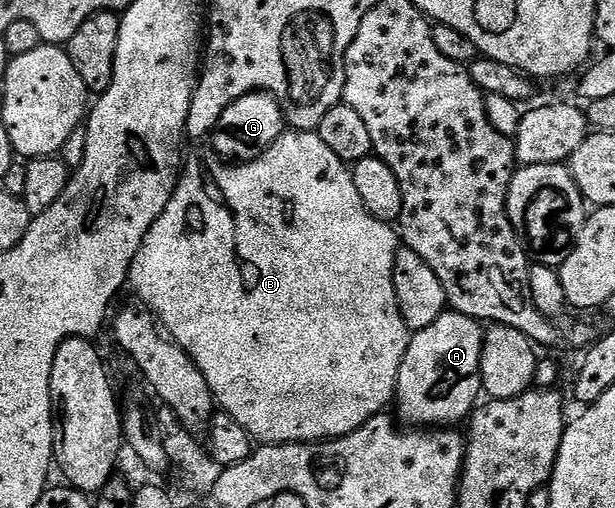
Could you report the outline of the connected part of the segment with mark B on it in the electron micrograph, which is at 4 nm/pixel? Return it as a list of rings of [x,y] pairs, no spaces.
[[[286,132],[282,134],[279,140],[275,140],[275,144],[271,144],[271,148],[267,148],[267,152],[263,152],[263,156],[259,156],[250,162],[226,164],[224,161],[210,156],[206,162],[193,162],[186,170],[184,167],[183,177],[178,181],[177,190],[174,194],[169,195],[167,208],[163,208],[159,220],[155,220],[155,224],[151,224],[151,228],[145,233],[143,244],[137,250],[137,255],[131,259],[127,286],[128,289],[133,289],[135,297],[142,298],[146,302],[144,305],[147,307],[148,313],[152,314],[154,319],[160,323],[164,333],[172,338],[174,344],[191,358],[199,368],[199,372],[203,372],[203,376],[209,379],[209,387],[213,393],[214,403],[224,413],[230,414],[235,420],[239,420],[239,424],[243,424],[243,428],[247,431],[250,438],[253,439],[254,443],[278,446],[284,442],[323,442],[335,438],[343,438],[346,434],[355,432],[360,426],[367,424],[367,420],[371,420],[376,414],[382,413],[386,409],[385,405],[388,402],[390,405],[394,401],[397,393],[399,368],[403,364],[403,356],[407,352],[411,337],[411,331],[405,325],[403,316],[399,312],[399,304],[395,296],[395,284],[393,283],[393,269],[395,268],[395,256],[398,249],[398,231],[390,223],[380,222],[378,218],[372,218],[369,215],[363,200],[359,200],[359,192],[355,189],[355,180],[353,179],[350,167],[346,163],[341,162],[339,156],[335,156],[335,152],[331,152],[331,148],[327,148],[327,144],[323,144],[323,140],[316,132]]]

